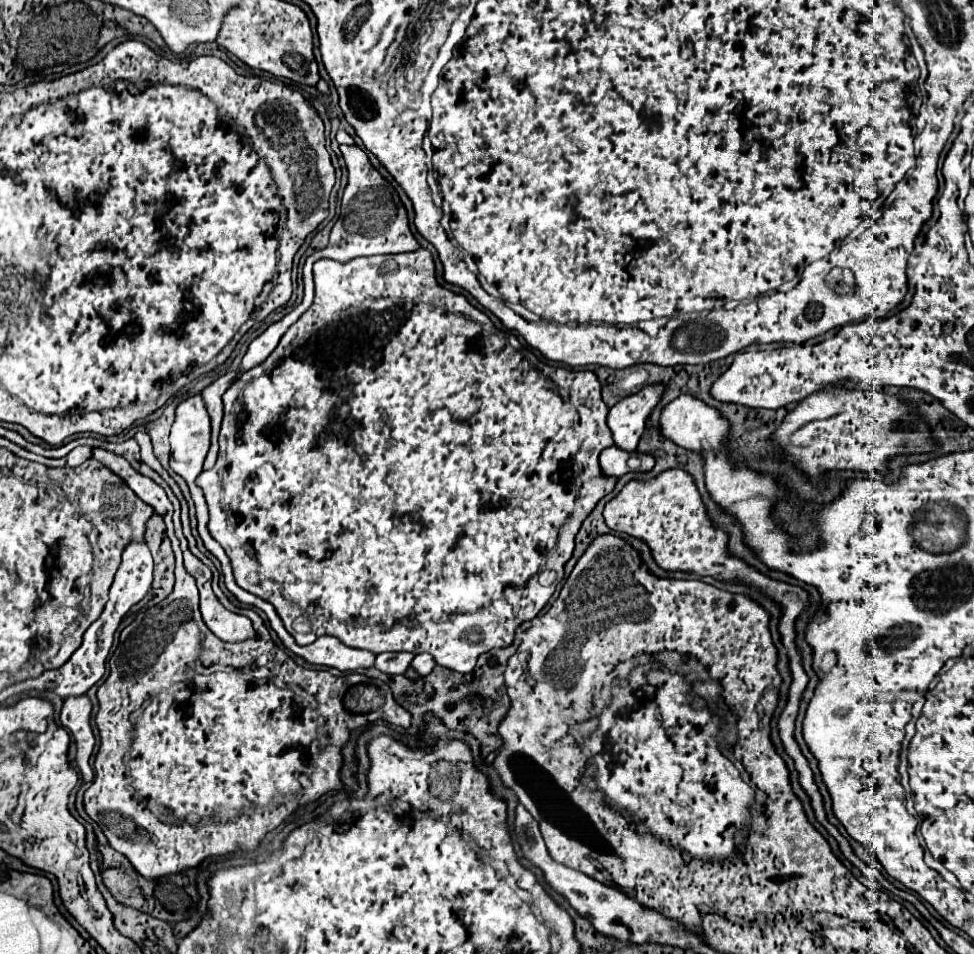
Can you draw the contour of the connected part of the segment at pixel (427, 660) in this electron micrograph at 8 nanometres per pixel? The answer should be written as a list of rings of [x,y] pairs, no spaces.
[[[417,654],[411,666],[413,666],[421,676],[427,676],[427,674],[437,666],[437,662],[435,662],[435,658],[433,658],[431,654]]]

